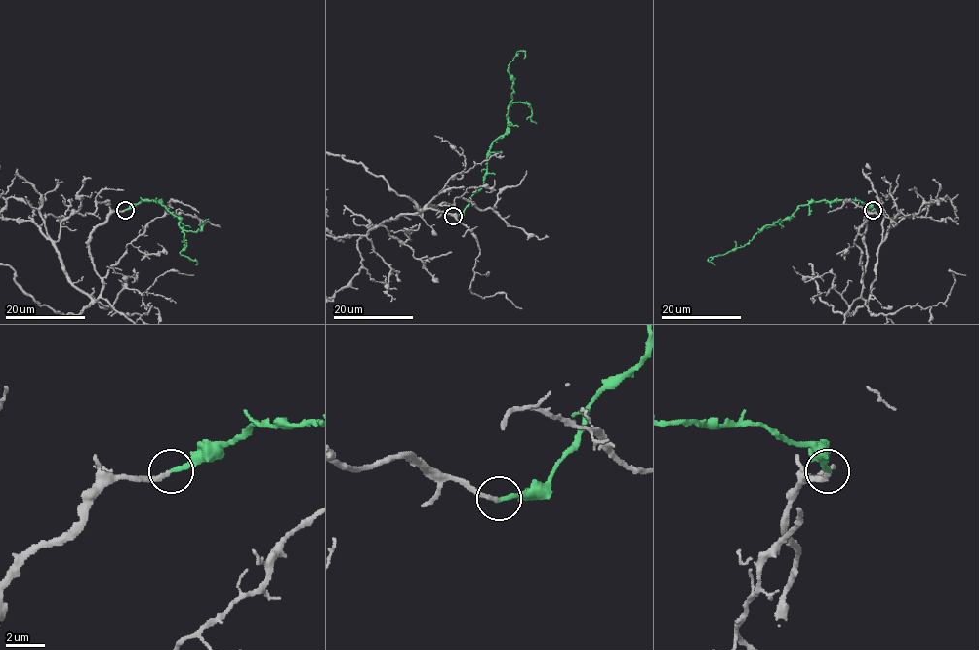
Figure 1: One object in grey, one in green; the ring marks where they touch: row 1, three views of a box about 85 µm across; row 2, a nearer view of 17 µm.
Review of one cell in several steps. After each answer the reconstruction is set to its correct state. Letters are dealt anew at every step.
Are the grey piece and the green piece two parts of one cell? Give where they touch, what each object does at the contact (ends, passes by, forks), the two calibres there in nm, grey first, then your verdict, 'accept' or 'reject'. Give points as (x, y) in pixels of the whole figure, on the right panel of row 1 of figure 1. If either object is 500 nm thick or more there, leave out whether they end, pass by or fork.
at (873, 210); grey ends there; green ends there; 200 nm thick on the grey side, 240 nm on the other; accept

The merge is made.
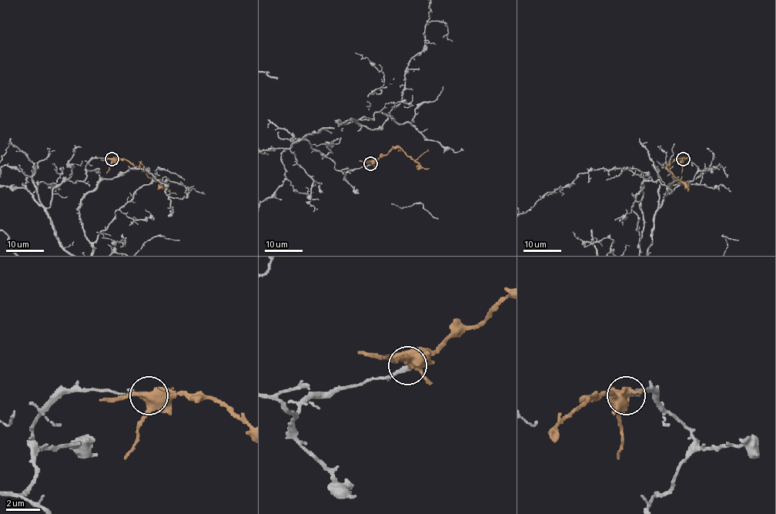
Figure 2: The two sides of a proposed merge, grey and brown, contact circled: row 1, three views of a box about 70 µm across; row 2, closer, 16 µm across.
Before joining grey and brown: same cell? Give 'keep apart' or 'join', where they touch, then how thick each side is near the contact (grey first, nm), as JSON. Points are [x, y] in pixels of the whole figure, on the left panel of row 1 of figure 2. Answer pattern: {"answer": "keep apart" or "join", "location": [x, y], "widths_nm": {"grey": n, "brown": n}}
{"answer": "keep apart", "location": [112, 159], "widths_nm": {"grey": 280, "brown": 440}}

